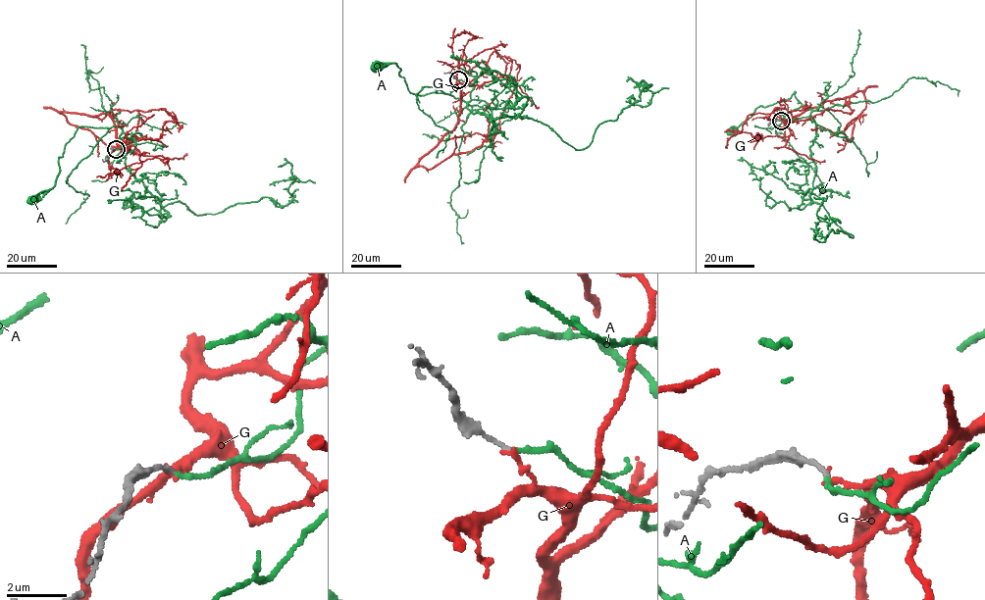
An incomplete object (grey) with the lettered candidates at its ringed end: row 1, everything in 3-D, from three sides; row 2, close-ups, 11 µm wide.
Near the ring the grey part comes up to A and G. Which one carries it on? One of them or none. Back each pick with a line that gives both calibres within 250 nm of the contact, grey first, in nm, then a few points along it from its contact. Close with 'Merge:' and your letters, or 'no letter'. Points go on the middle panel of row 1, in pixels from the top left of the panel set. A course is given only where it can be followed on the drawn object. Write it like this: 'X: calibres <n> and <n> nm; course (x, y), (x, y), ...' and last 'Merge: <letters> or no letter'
A: calibres 140 and 160 nm; course (458, 79), (474, 86), (471, 100), (467, 102), (447, 93), (417, 95), (409, 91), (395, 63), (377, 65)
Merge: A

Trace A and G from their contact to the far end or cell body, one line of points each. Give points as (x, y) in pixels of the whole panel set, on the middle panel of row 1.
A: (458, 79), (474, 86), (471, 100), (467, 102), (447, 93), (417, 95), (409, 91), (395, 63), (377, 65)
G: (457, 79), (462, 87), (457, 124), (419, 165), (430, 169), (481, 146), (488, 134), (484, 111), (493, 98)

